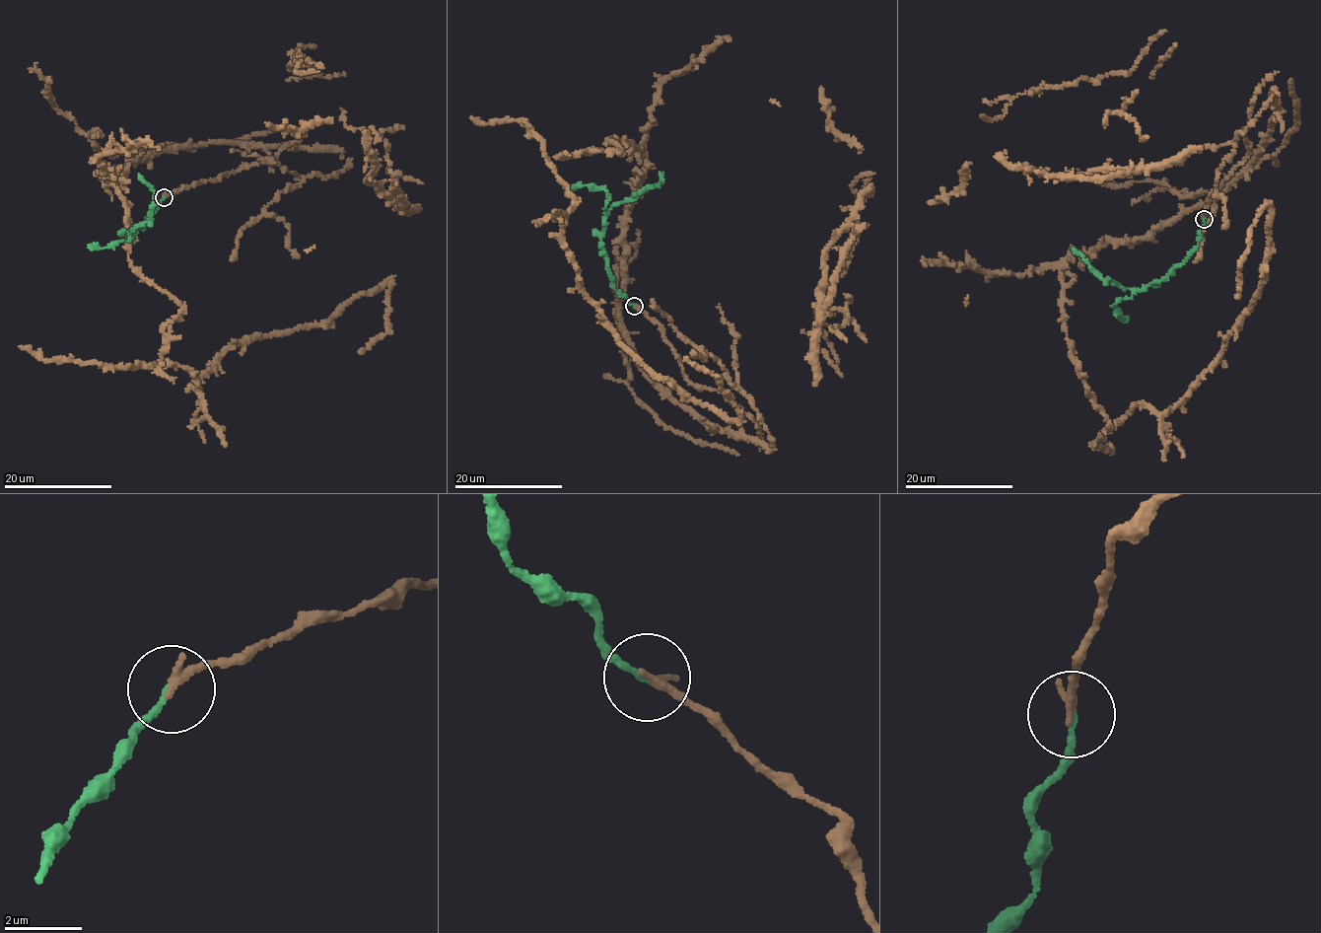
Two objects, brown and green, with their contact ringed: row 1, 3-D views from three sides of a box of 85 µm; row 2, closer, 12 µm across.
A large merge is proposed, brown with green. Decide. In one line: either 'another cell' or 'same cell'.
another cell

